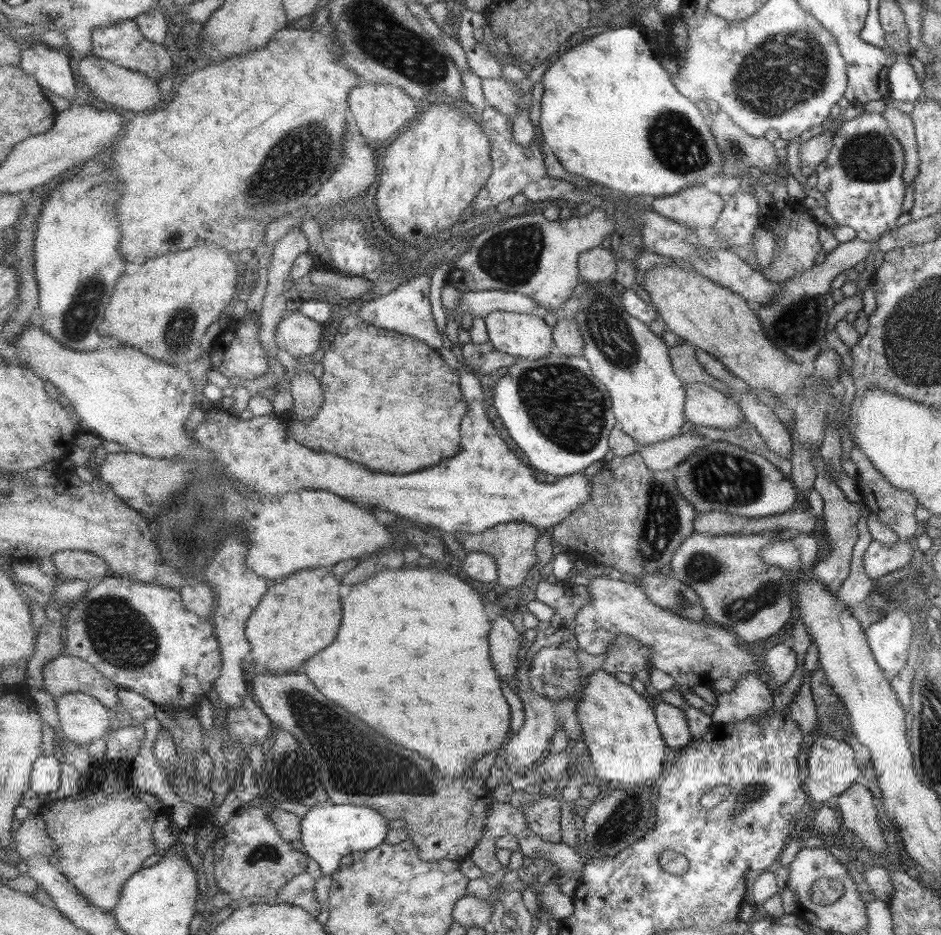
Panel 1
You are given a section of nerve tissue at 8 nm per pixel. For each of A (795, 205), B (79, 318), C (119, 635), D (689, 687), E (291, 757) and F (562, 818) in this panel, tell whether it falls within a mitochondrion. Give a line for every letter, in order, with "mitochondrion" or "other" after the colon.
A: other
B: mitochondrion
C: mitochondrion
D: other
E: mitochondrion
F: other

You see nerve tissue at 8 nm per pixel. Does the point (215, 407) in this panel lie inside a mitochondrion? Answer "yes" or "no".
no

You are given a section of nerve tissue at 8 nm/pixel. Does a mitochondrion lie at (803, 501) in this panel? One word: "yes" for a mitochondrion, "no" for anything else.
no

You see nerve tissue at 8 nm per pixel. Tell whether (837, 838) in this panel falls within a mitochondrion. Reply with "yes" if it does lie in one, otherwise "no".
no

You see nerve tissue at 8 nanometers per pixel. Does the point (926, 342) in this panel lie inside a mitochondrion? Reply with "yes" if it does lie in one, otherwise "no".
yes

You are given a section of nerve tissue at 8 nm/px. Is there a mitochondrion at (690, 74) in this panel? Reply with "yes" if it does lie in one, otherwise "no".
no

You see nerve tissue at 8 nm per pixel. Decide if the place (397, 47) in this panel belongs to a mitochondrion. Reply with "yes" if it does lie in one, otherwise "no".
yes

